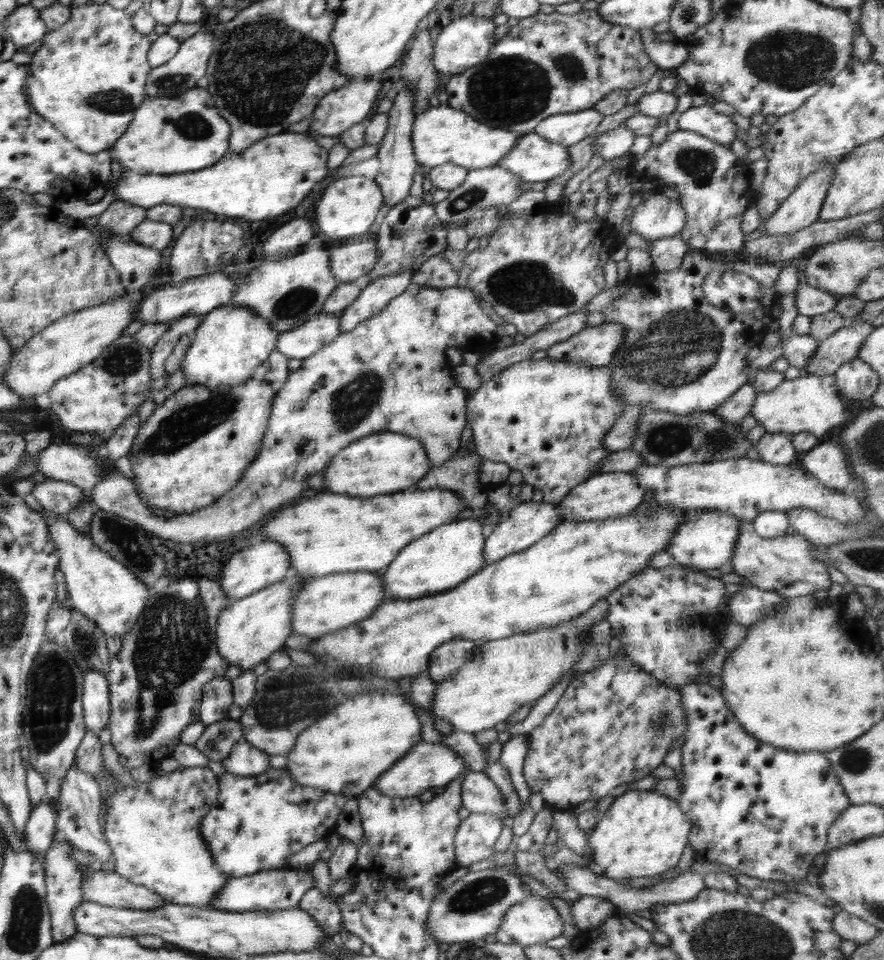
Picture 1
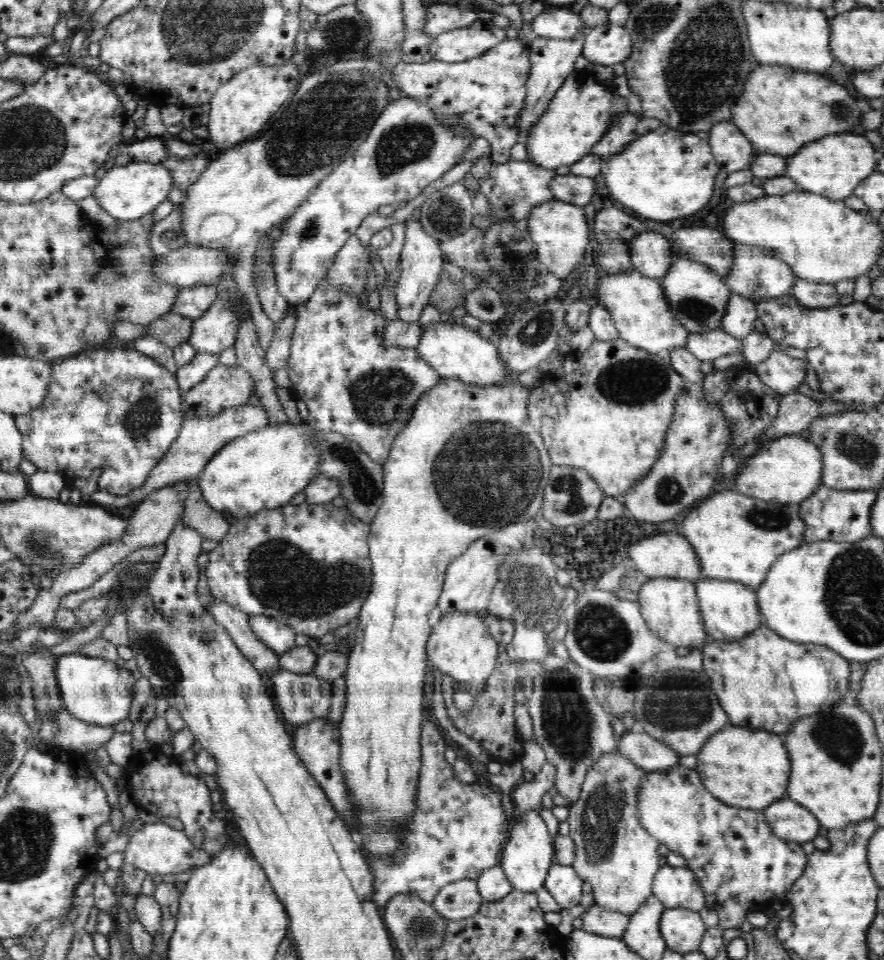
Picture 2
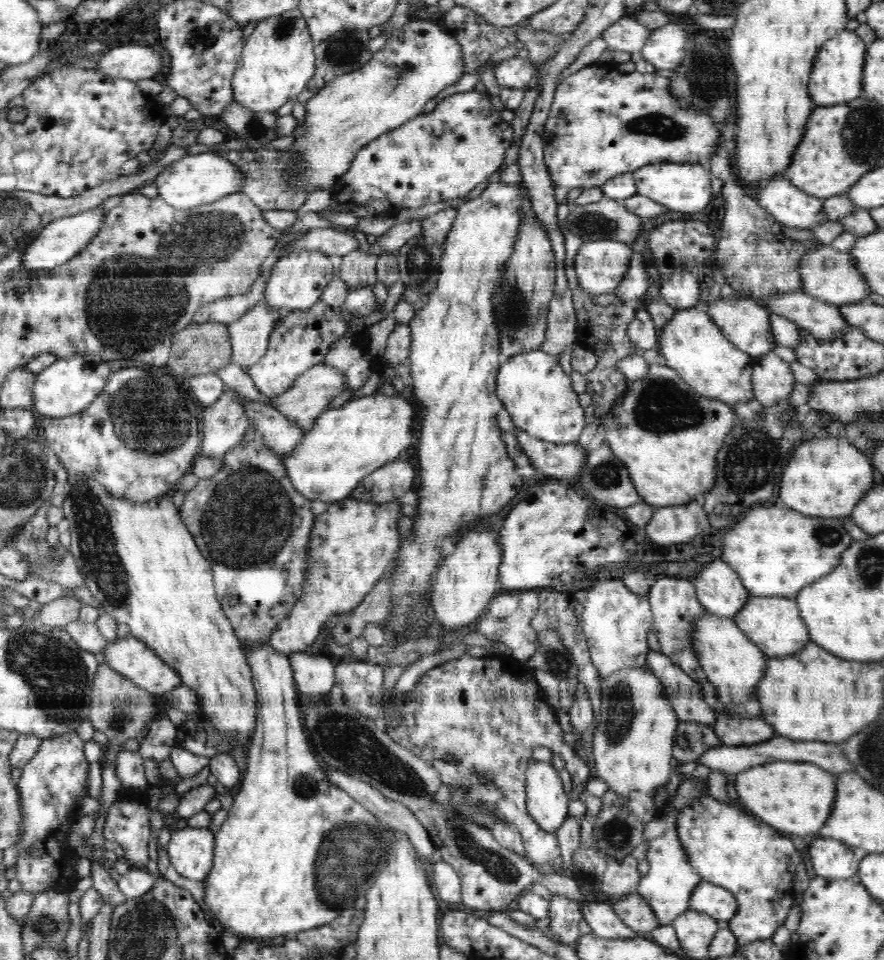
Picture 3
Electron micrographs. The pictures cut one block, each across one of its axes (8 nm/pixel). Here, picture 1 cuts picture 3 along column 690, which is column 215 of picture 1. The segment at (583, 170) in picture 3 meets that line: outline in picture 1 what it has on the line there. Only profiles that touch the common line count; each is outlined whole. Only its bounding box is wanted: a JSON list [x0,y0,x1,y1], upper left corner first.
[110,87,231,174]

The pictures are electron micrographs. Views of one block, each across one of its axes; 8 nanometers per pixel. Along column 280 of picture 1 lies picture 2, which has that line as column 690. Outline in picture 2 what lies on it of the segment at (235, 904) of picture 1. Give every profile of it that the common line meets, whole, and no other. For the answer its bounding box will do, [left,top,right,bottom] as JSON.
[652,866,705,912]

